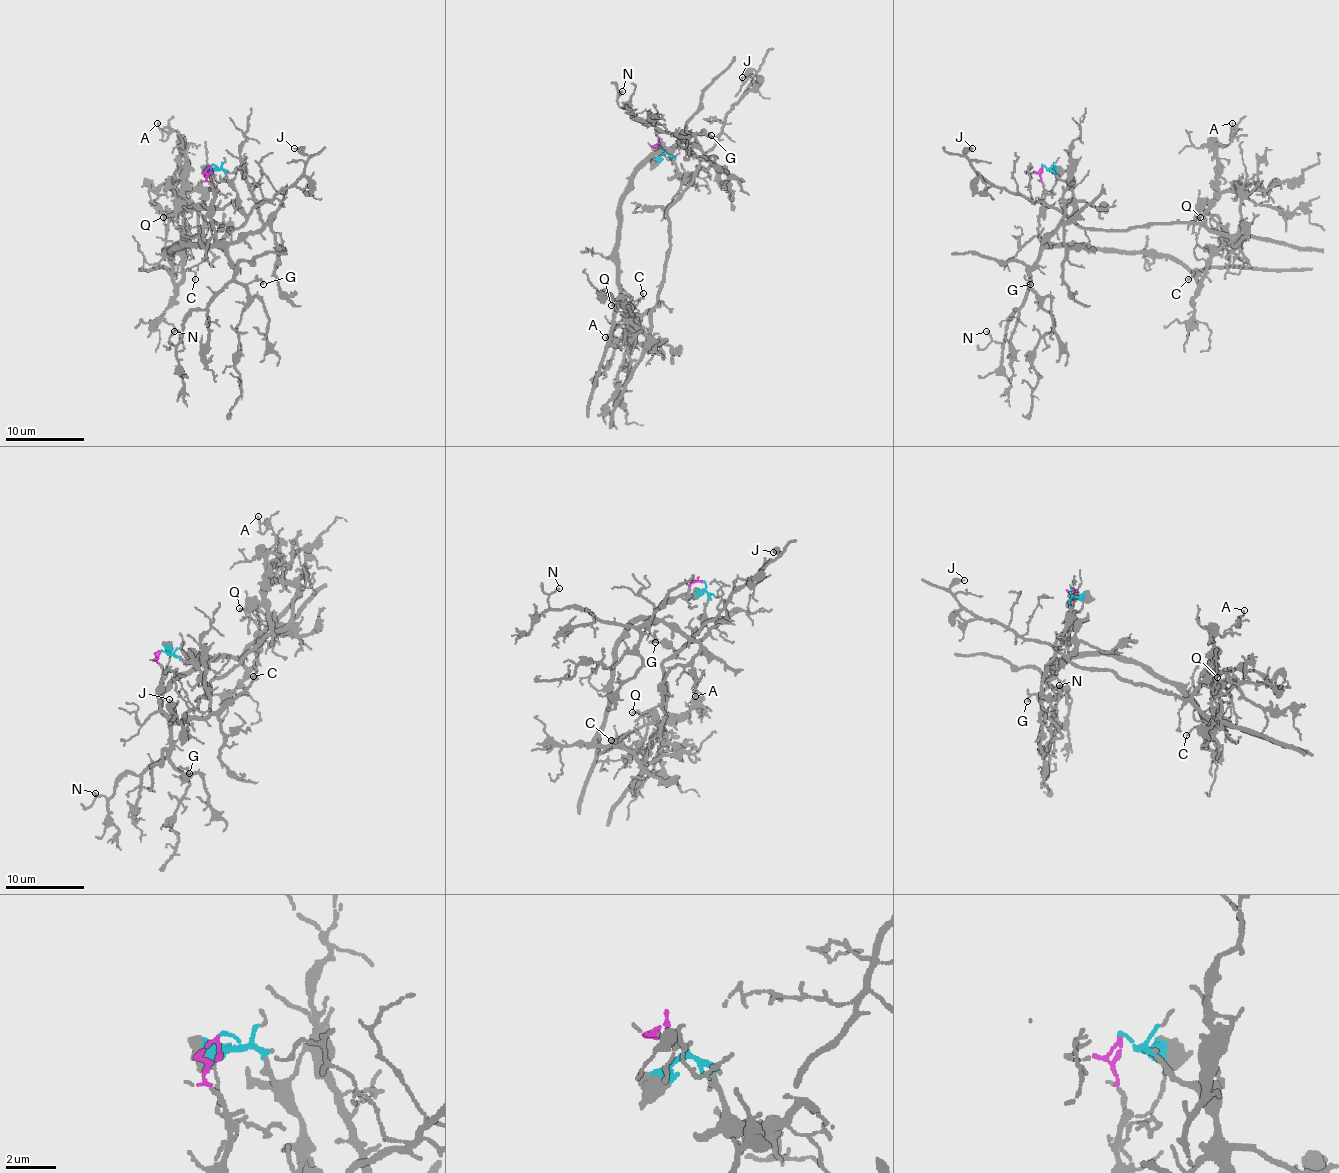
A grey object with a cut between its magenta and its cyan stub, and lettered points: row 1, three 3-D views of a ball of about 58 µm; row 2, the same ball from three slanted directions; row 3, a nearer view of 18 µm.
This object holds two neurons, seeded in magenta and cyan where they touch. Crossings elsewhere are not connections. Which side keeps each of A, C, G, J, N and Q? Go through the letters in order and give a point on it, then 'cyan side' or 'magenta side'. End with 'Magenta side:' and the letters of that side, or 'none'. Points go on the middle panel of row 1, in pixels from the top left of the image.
A: place (605, 337); cyan side
C: place (643, 293); magenta side
G: place (711, 135); magenta side
J: place (742, 77); cyan side
N: place (622, 91); magenta side
Q: place (611, 305); cyan side
Magenta side: C, G, N

